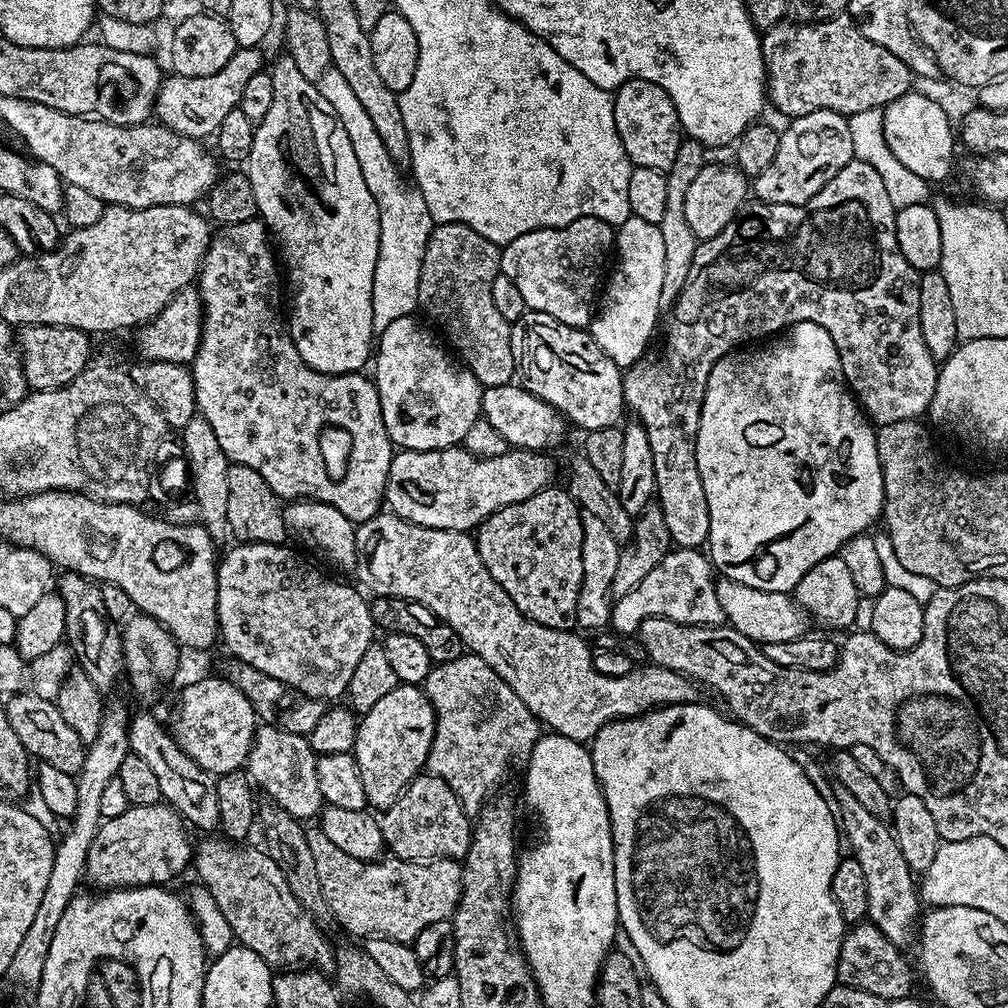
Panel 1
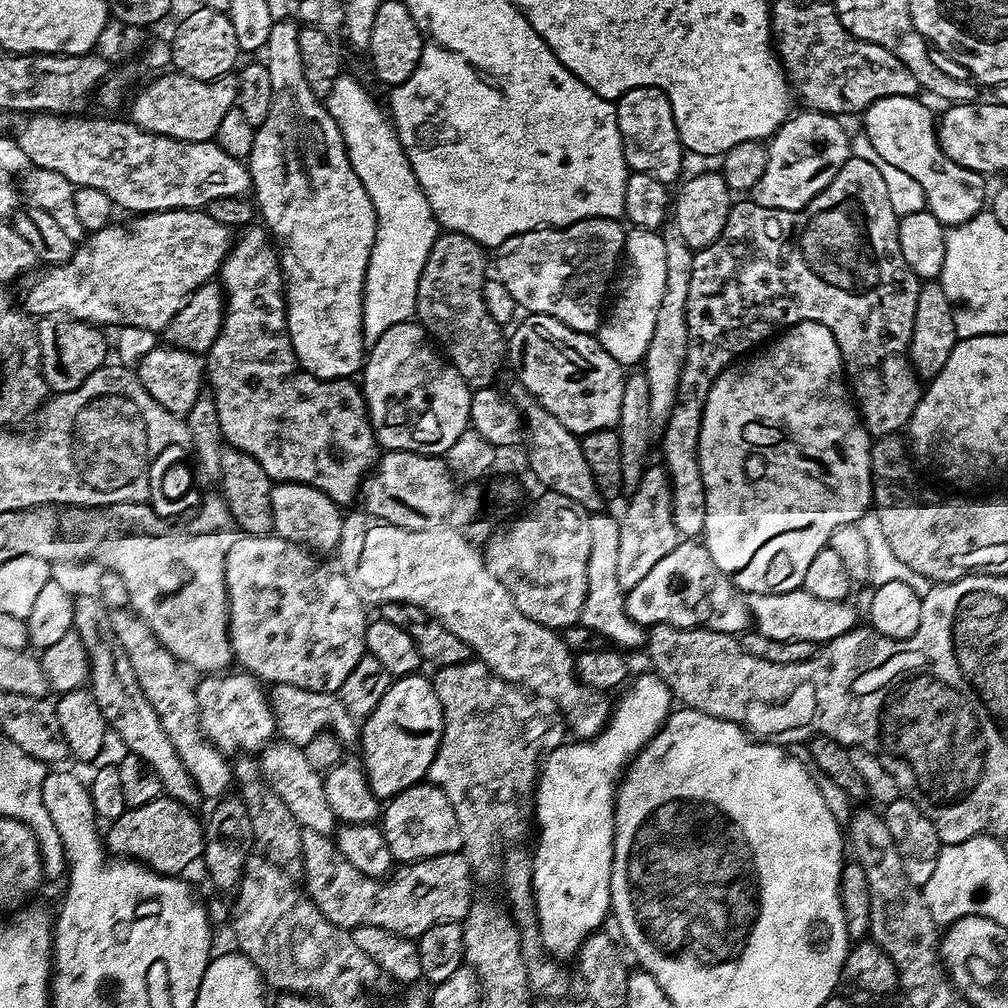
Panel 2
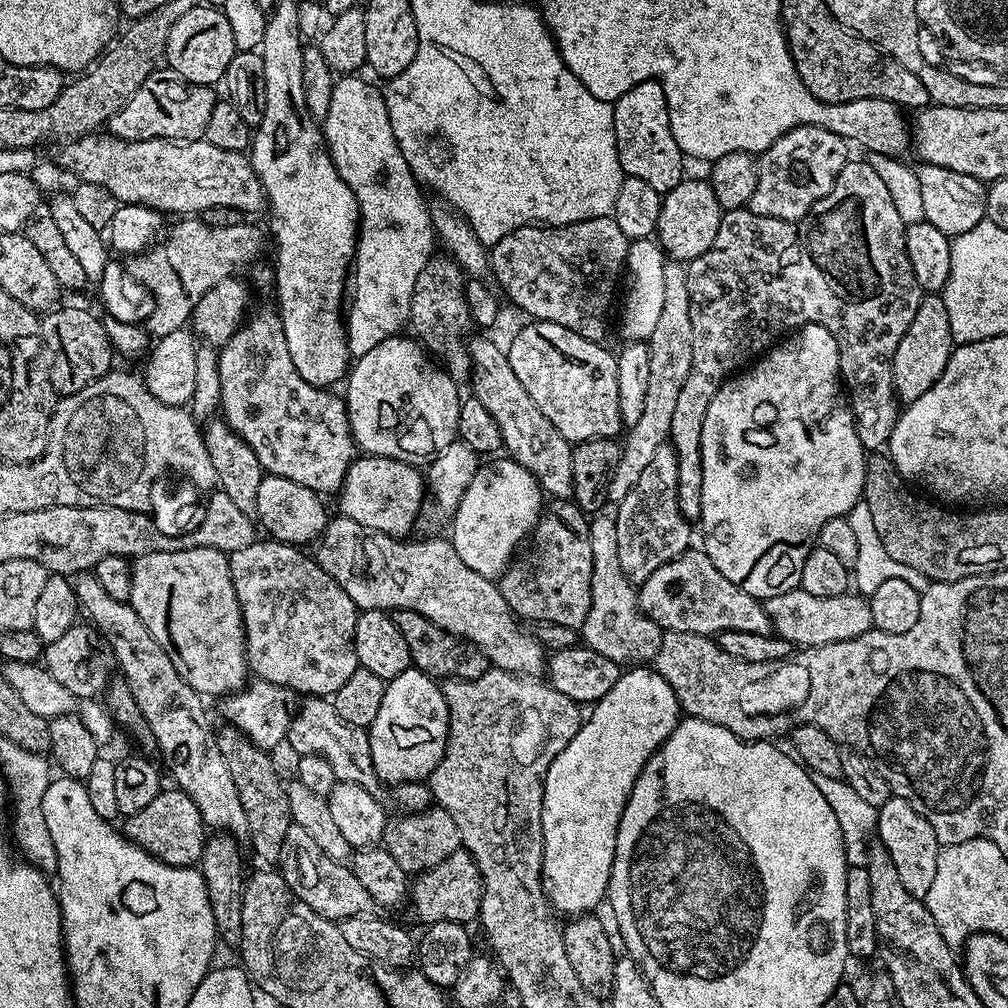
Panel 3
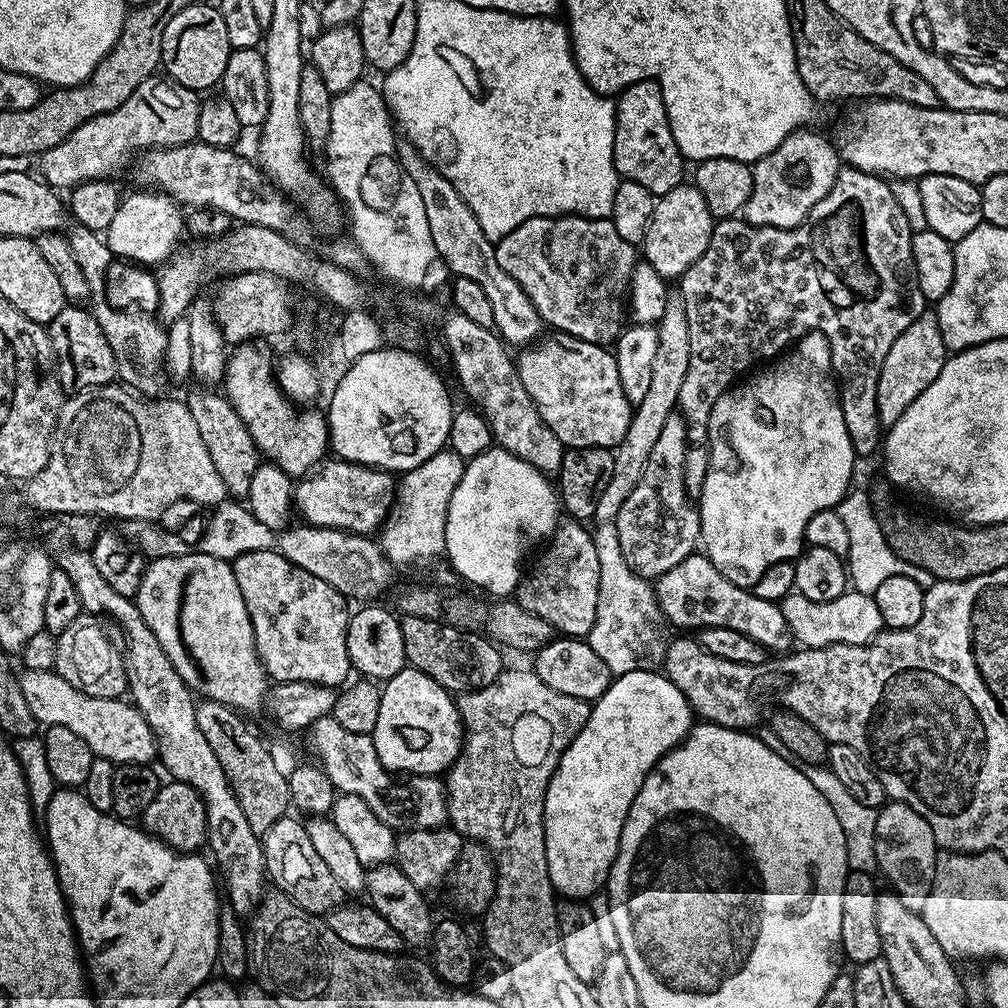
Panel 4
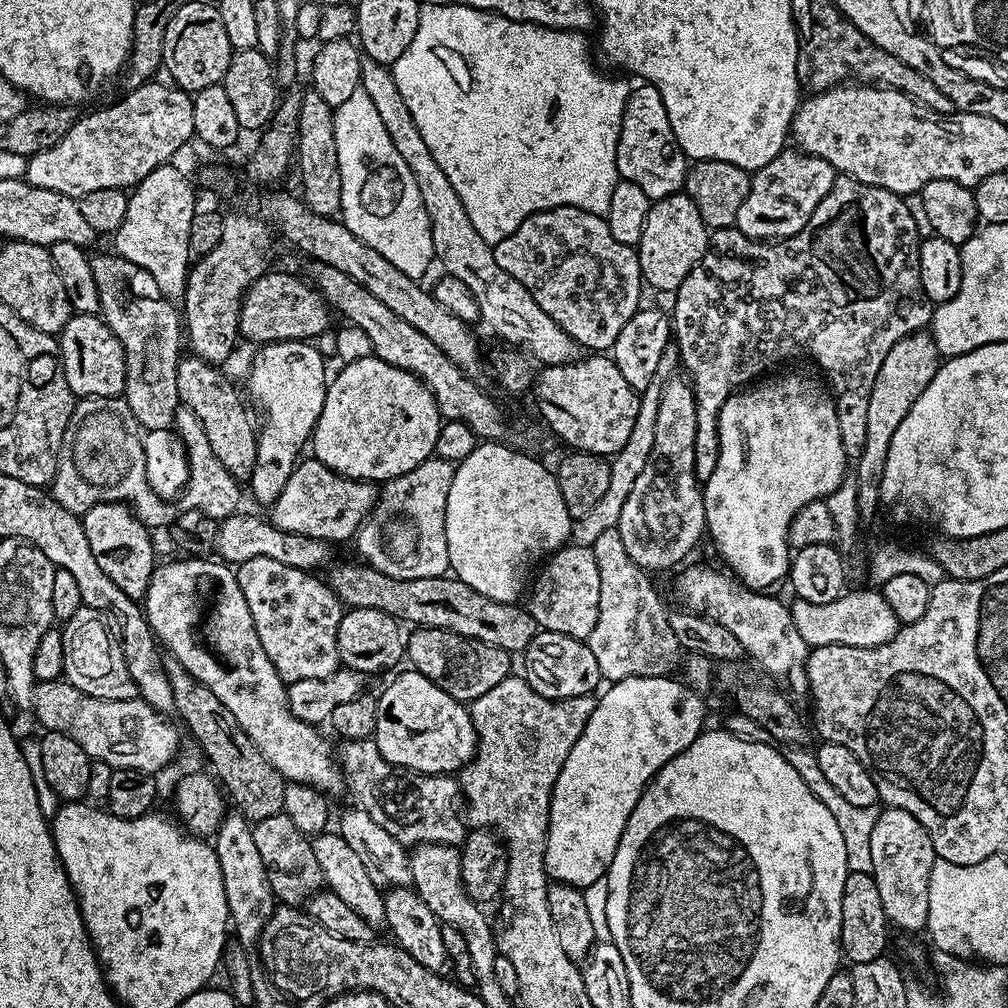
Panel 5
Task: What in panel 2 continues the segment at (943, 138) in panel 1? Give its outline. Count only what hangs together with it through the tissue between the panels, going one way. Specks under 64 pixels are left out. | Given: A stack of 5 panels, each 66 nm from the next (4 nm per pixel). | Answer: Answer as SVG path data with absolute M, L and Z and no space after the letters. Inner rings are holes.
M891 96L874 102L862 113L864 119L863 135L870 138L870 144L878 154L882 154L882 162L890 162L890 166L898 166L922 186L922 194L926 194L927 211L938 218L945 226L961 224L985 211L986 192L984 196L985 177L979 172L971 172L958 162L954 162L944 153L938 135L938 120L926 105L916 96Z

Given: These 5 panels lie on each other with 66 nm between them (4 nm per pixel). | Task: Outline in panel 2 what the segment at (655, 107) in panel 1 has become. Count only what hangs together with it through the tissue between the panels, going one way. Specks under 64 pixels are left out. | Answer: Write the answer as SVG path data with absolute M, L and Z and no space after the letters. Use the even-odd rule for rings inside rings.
M631 88L615 101L615 105L618 130L624 139L624 157L629 169L650 174L650 178L658 178L658 182L667 185L671 185L672 180L679 181L680 163L686 152L680 143L668 95L660 88Z

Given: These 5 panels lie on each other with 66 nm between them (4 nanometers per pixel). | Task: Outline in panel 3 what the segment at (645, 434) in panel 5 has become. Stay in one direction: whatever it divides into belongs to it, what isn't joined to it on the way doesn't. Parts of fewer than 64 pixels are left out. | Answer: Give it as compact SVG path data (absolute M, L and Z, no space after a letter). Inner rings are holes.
M665 259L664 269L662 270L662 287L662 310L657 324L654 325L654 334L650 334L650 338L646 341L650 354L650 375L648 385L646 385L646 402L642 409L642 415L638 417L638 422L623 437L618 470L614 470L614 482L610 482L610 490L608 491L609 501L612 502L619 502L622 498L626 498L626 494L630 494L630 486L634 486L634 482L638 482L642 470L650 463L650 457L657 452L658 446L669 443L670 422L674 422L674 410L678 403L678 394L681 392L682 386L686 386L686 377L690 375L694 362L694 326L690 322L688 270L681 261Z

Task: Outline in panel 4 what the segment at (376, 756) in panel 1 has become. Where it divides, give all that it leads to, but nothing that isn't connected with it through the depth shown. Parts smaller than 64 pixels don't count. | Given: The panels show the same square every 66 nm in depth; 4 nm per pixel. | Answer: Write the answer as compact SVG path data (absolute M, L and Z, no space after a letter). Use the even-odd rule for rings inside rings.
M406 666L383 685L378 726L370 734L382 766L393 774L440 776L447 773L464 744L457 701L438 682Z

